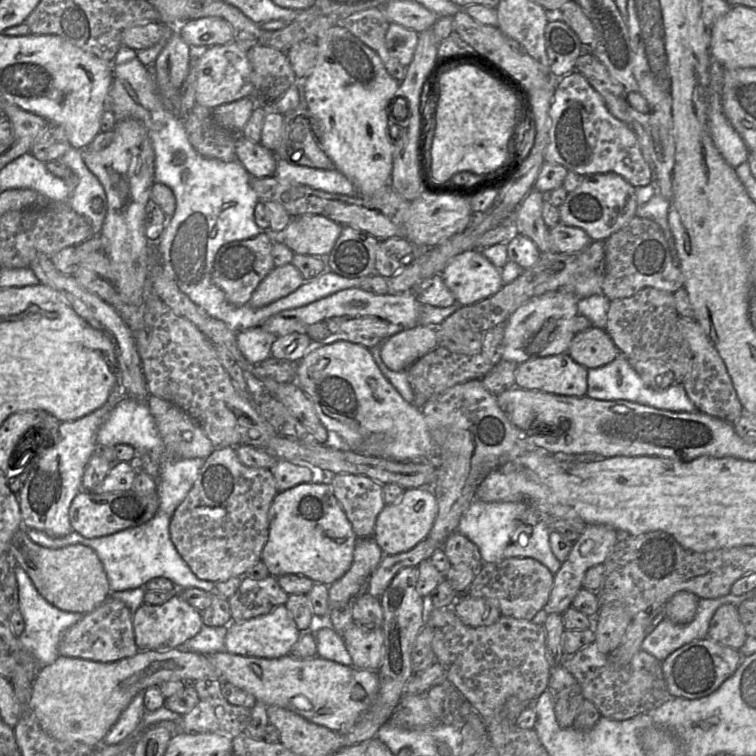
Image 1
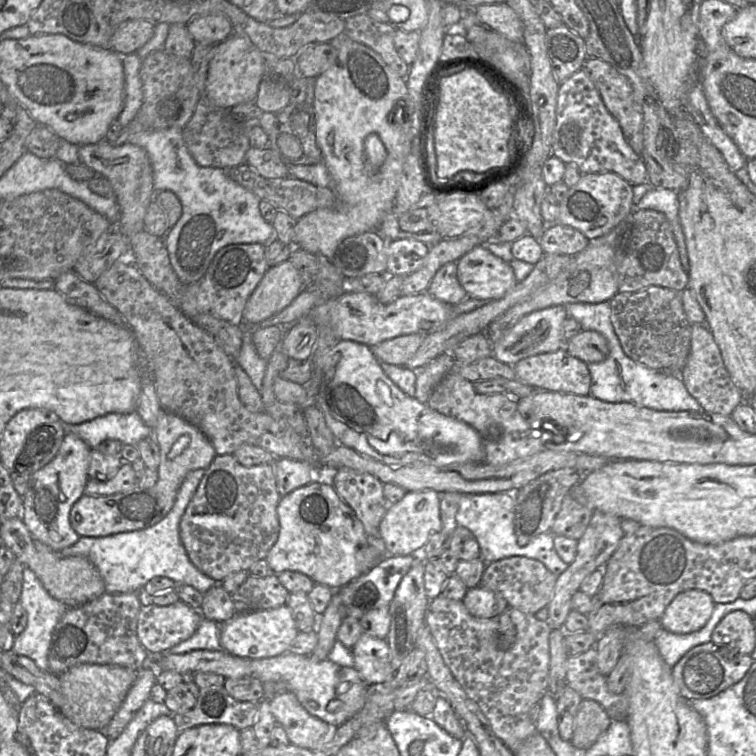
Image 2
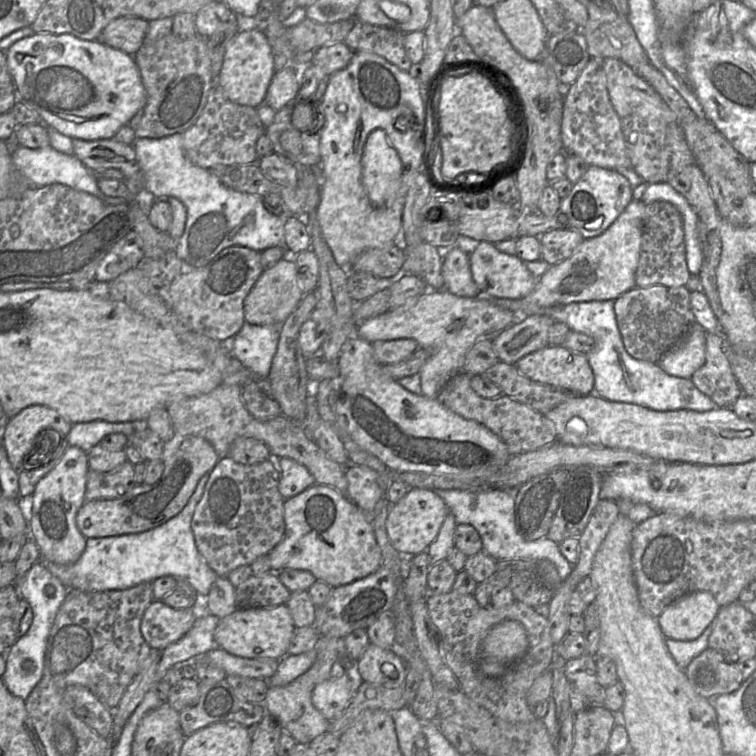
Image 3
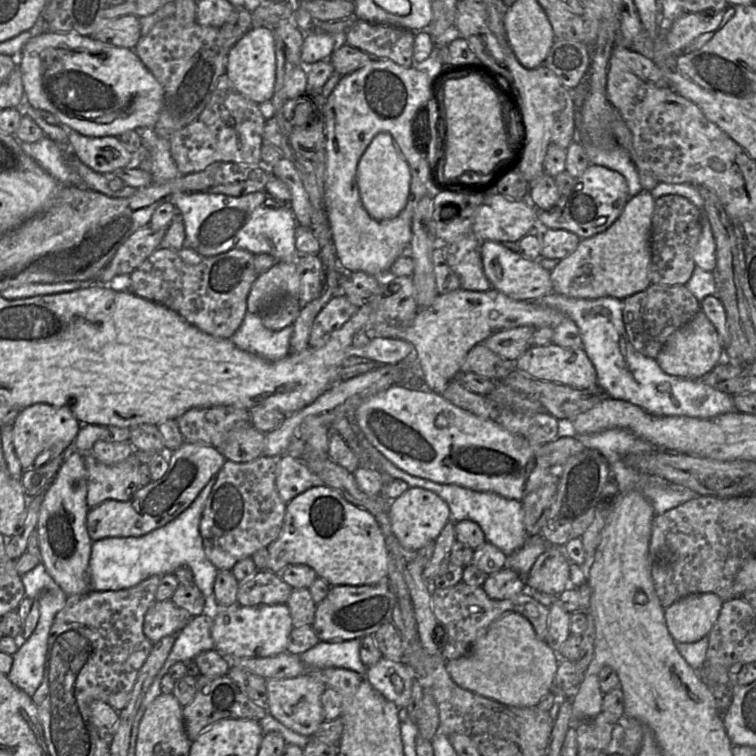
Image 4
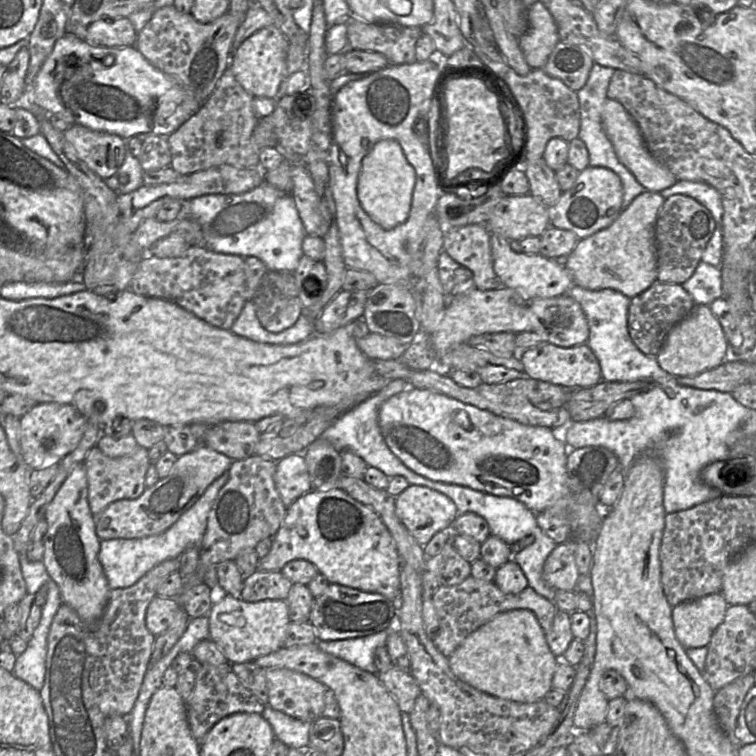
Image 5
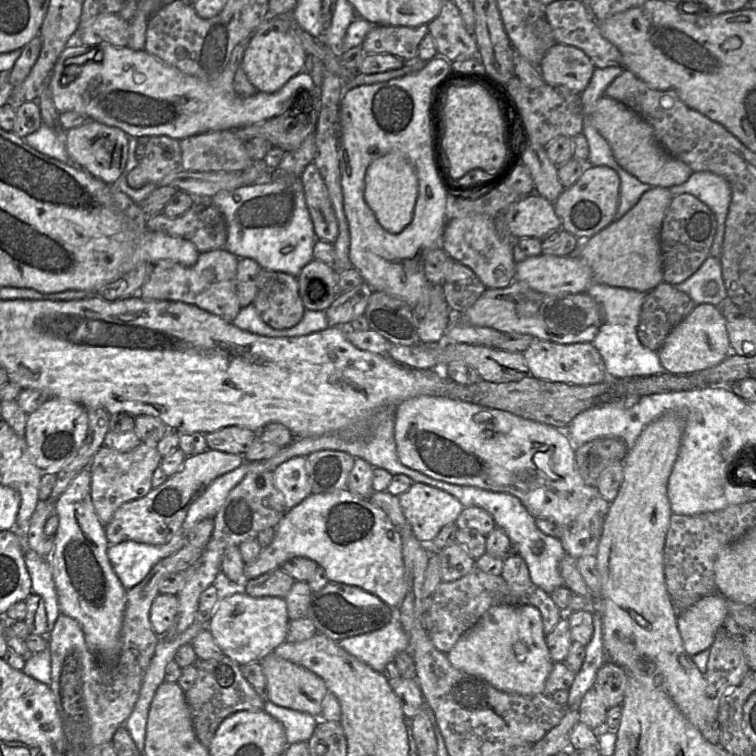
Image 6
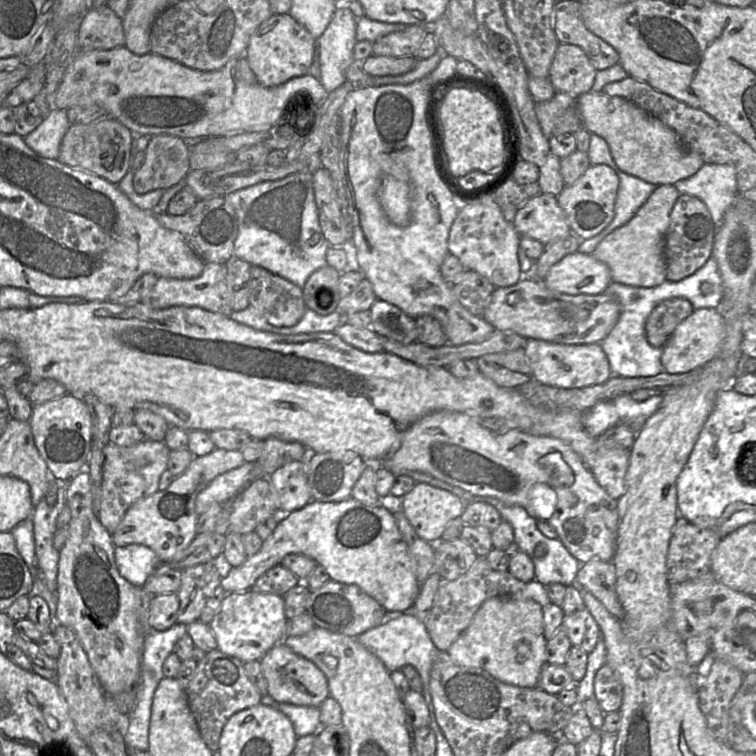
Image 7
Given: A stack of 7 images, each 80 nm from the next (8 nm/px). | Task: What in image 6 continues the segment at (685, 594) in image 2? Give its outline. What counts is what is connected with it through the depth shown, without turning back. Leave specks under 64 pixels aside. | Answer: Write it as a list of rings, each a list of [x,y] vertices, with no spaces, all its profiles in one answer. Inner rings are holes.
[[[718,592],[678,611],[677,626],[690,656],[711,647],[727,613],[728,600]]]

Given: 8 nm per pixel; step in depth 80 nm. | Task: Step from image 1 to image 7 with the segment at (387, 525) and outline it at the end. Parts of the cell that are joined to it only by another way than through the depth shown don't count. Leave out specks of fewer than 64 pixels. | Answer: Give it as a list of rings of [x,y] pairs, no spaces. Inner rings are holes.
[[[417,482],[398,502],[398,507],[420,538],[436,544],[449,523],[463,514],[466,504],[447,490]]]

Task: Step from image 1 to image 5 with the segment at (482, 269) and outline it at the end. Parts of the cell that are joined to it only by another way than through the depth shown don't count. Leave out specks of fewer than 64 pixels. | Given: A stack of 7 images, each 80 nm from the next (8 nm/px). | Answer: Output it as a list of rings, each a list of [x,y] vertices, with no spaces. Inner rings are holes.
[[[491,234],[493,269],[504,287],[514,289],[525,297],[547,299],[564,295],[574,285],[563,260],[549,259],[540,254],[515,253],[509,242],[500,234]]]

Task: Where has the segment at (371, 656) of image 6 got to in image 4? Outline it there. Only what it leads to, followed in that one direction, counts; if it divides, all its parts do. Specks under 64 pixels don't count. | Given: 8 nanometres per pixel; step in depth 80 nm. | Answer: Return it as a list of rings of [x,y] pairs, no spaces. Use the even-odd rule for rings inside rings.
[[[361,639],[323,642],[299,655],[307,670],[337,667],[366,674],[367,666],[360,659]]]

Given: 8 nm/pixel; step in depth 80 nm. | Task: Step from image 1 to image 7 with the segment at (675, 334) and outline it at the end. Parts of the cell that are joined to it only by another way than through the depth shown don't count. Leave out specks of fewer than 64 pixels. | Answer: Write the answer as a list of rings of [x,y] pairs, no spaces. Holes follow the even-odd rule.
[[[671,298],[660,302],[645,324],[645,335],[649,344],[662,348],[676,327],[693,311],[691,302],[684,298]]]

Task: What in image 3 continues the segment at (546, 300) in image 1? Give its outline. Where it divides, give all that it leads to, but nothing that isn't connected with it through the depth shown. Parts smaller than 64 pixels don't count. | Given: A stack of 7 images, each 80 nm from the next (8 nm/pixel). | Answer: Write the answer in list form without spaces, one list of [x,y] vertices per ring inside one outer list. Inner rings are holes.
[[[533,314],[493,335],[498,359],[515,365],[523,356],[548,346],[548,330],[553,322],[547,316]]]

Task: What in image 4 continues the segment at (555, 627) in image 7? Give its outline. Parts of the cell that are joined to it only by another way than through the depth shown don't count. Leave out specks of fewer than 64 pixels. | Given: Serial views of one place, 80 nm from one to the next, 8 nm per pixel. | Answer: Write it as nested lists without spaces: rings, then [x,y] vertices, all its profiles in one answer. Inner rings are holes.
[[[461,581],[453,587],[433,589],[431,603],[437,620],[446,632],[446,643],[441,649],[446,661],[465,655],[484,629],[496,619],[512,612],[527,618],[540,640],[545,641],[547,637],[550,608],[538,602],[530,591],[523,591],[510,599],[495,600],[489,598],[482,586],[470,586]]]

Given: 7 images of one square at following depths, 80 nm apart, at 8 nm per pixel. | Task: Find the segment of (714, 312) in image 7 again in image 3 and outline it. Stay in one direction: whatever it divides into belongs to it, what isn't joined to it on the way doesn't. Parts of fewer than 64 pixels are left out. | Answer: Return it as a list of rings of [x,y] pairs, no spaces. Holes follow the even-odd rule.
[[[695,324],[675,347],[668,350],[657,363],[667,374],[691,378],[705,363],[707,332]]]

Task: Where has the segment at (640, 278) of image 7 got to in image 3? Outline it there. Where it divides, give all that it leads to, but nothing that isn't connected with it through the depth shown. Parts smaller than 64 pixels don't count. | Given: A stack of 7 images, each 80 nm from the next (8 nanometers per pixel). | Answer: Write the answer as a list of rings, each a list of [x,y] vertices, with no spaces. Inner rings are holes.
[[[632,199],[619,217],[602,234],[583,240],[567,259],[551,265],[537,279],[533,290],[524,298],[529,307],[550,307],[574,302],[616,300],[635,288],[639,261],[643,215],[646,204]]]

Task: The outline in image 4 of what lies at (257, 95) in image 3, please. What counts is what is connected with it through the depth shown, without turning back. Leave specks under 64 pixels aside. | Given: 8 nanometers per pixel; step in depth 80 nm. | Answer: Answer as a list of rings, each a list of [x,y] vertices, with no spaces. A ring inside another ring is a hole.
[[[272,27],[250,28],[229,50],[225,74],[243,96],[263,103],[272,99],[276,80],[276,57]]]

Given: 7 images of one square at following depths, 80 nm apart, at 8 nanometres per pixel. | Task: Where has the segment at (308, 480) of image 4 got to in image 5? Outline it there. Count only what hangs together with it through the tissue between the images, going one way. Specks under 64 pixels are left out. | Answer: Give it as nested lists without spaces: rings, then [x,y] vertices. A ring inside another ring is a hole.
[[[291,454],[277,461],[275,484],[286,507],[312,490],[312,481],[302,454]]]

